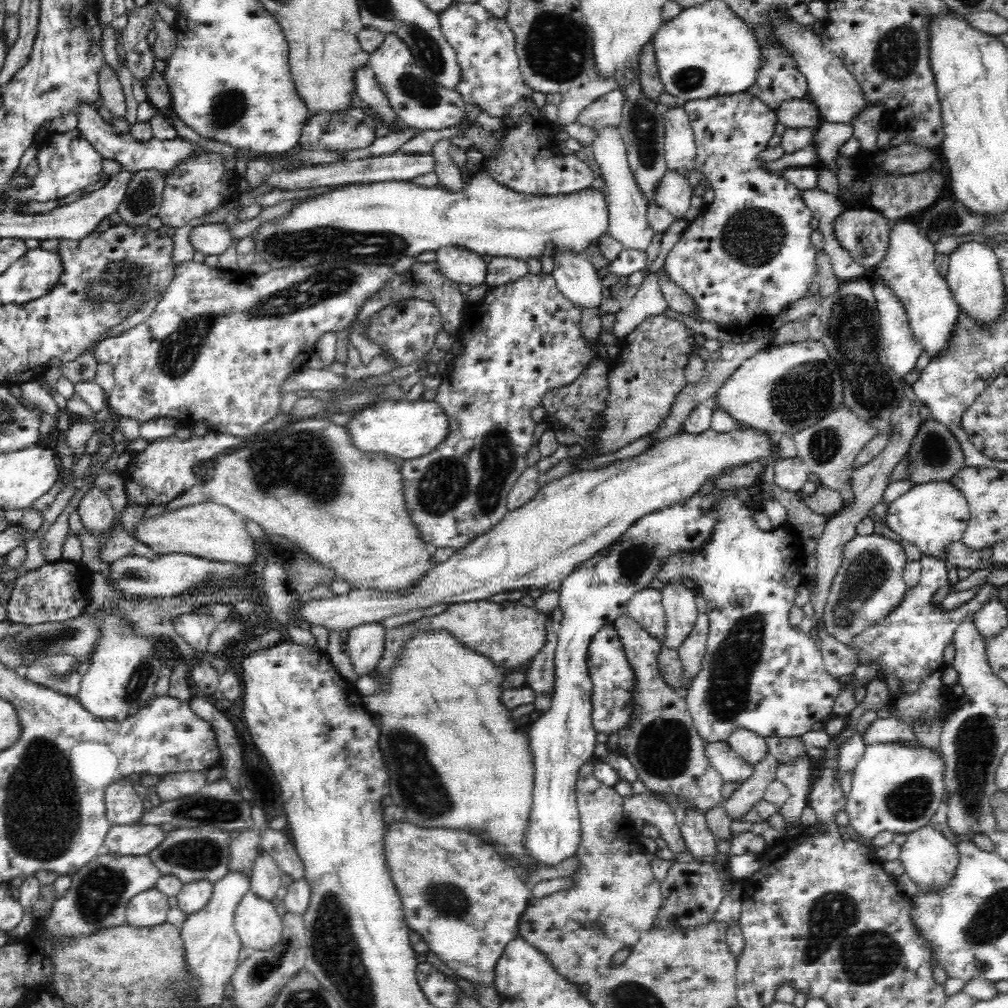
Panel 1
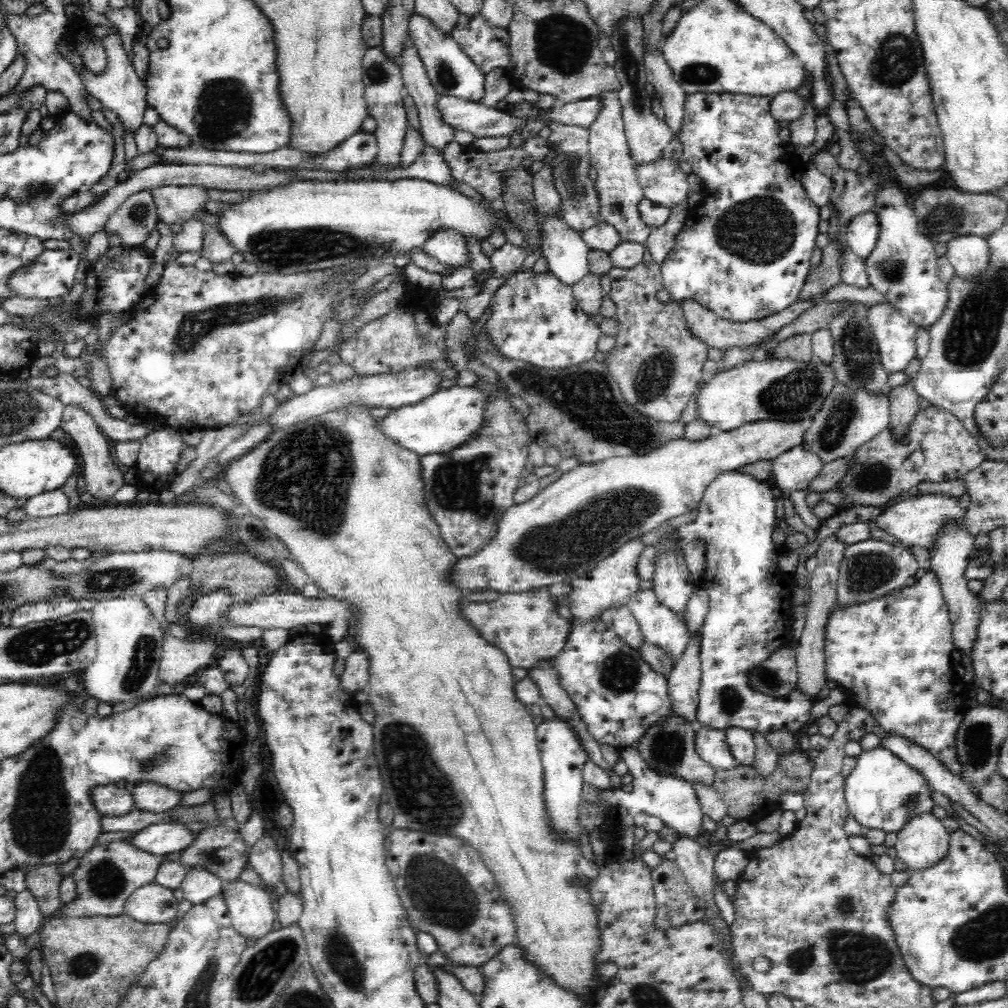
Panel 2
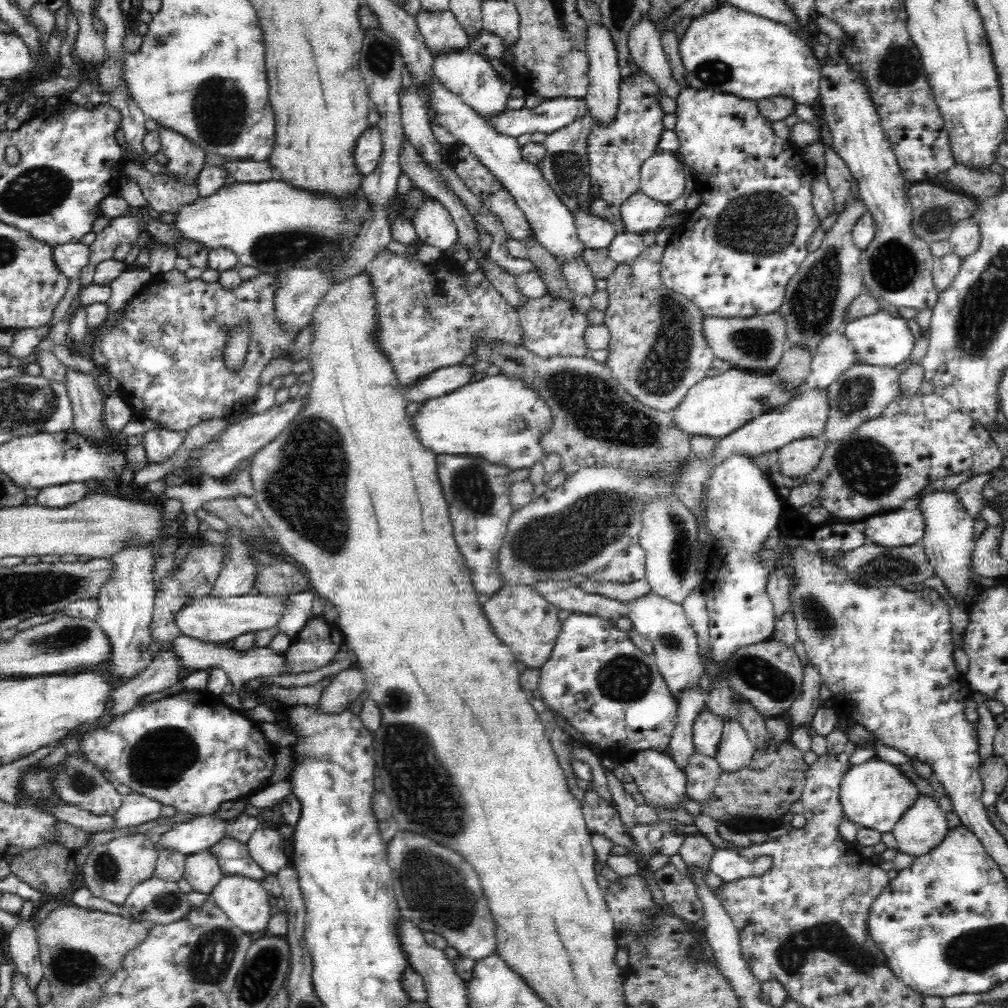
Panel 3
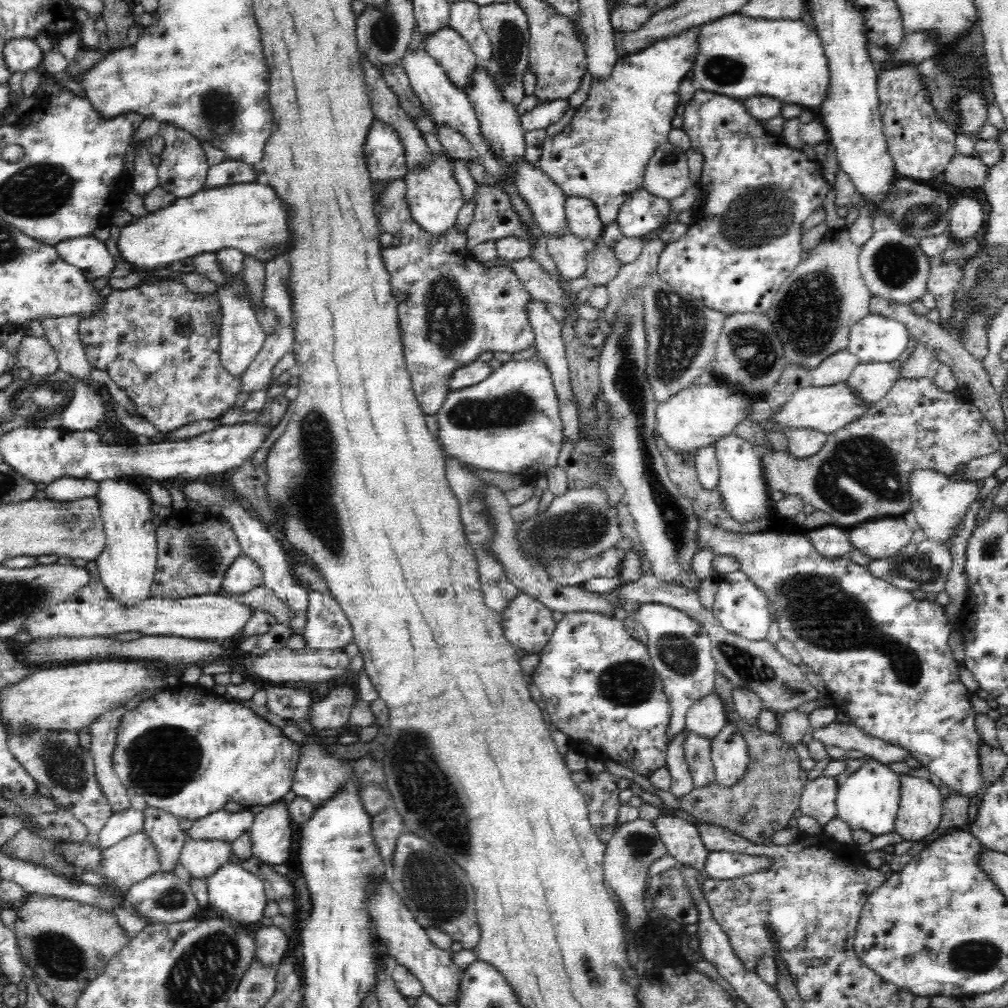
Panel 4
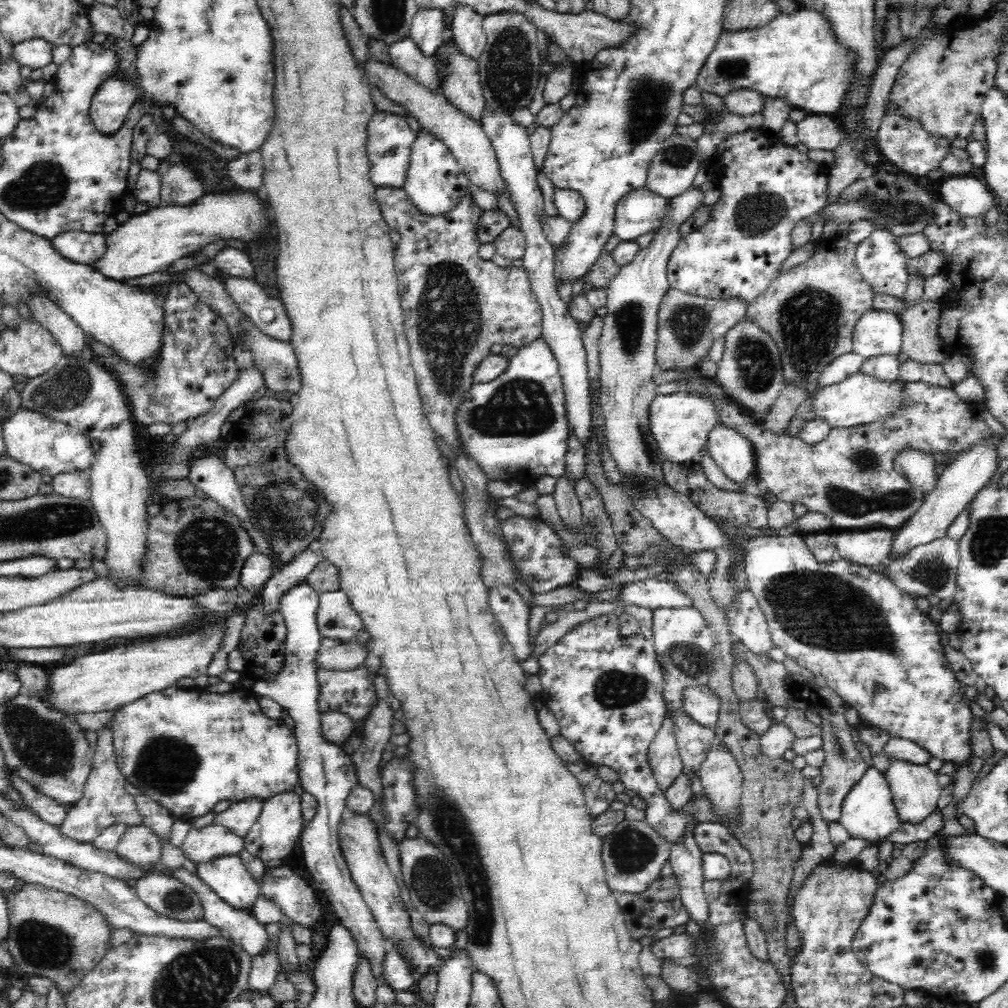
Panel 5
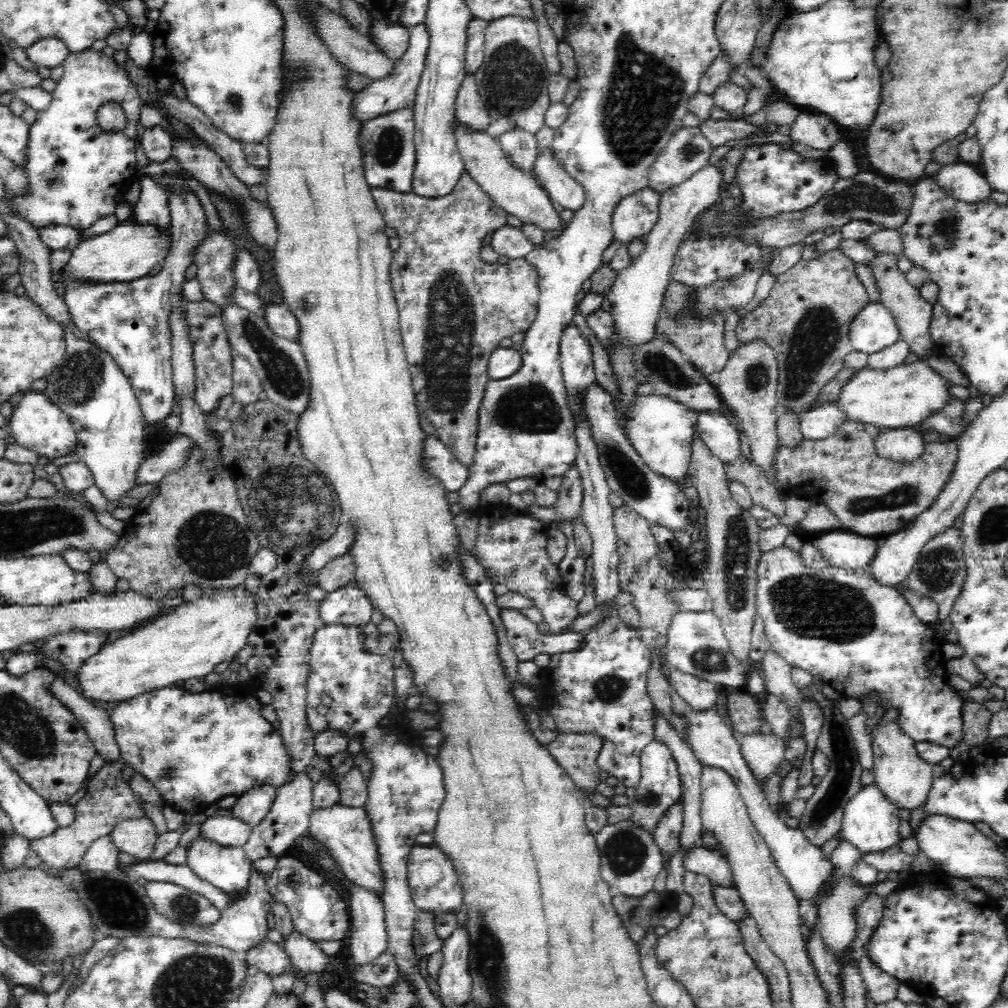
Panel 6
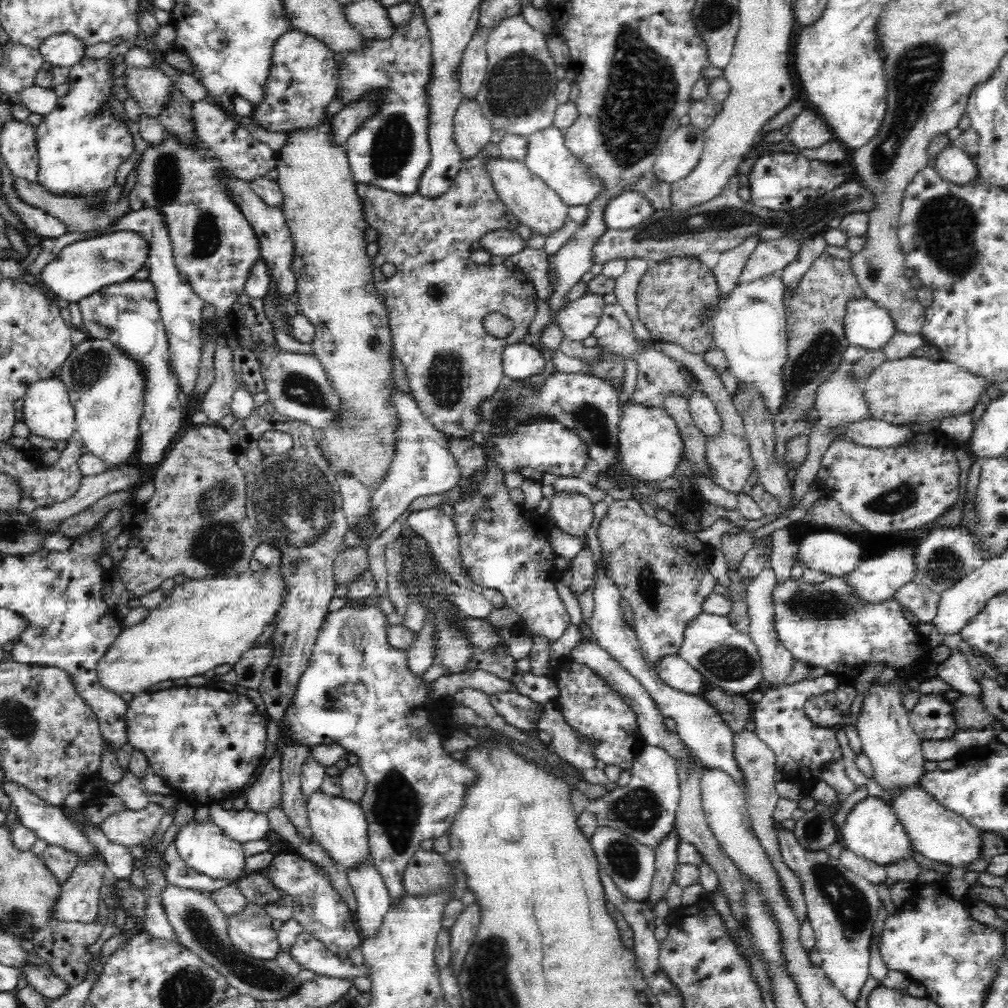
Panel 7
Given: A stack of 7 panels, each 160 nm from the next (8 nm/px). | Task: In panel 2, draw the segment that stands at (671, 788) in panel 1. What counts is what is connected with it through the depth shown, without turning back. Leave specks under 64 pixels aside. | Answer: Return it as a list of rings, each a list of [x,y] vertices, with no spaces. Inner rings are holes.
[[[627,606],[611,607],[610,610],[603,611],[601,620],[638,653],[642,644],[646,643],[638,621]],[[671,711],[666,720],[656,722],[645,731],[637,741],[637,752],[649,767],[662,775],[675,775],[693,785],[712,787],[716,772],[698,755],[696,736],[698,736],[697,723],[686,721]]]

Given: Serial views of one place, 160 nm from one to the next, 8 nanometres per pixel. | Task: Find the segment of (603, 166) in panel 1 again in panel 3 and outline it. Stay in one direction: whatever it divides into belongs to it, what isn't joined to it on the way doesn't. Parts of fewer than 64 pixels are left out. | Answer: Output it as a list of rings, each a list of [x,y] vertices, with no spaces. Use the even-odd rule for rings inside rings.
[[[602,20],[587,23],[586,52],[589,58],[589,85],[585,96],[593,122],[611,123],[618,114],[620,80],[622,72],[618,70],[617,47],[610,38],[609,30],[601,24]]]

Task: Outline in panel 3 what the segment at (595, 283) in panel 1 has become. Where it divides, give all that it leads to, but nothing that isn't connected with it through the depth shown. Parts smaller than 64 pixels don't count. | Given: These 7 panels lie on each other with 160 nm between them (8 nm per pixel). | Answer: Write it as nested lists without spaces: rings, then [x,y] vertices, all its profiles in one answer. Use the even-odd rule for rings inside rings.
[[[432,76],[429,80],[431,88],[431,106],[436,113],[437,122],[444,126],[456,140],[469,146],[475,157],[490,169],[490,172],[503,184],[503,187],[515,198],[519,210],[525,215],[531,226],[536,241],[562,264],[583,258],[586,247],[582,245],[576,229],[574,216],[552,191],[542,171],[536,165],[524,161],[520,157],[520,146],[516,138],[498,133],[492,129],[483,117],[470,108],[460,97],[442,87],[442,83]]]

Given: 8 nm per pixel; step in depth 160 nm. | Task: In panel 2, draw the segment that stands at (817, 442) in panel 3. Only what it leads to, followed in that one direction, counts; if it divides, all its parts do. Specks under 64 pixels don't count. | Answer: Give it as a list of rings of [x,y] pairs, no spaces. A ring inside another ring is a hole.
[[[802,445],[792,447],[790,450],[778,455],[773,461],[770,480],[776,480],[778,491],[792,492],[794,490],[808,490],[814,478],[821,471],[822,462],[818,456],[804,450]]]

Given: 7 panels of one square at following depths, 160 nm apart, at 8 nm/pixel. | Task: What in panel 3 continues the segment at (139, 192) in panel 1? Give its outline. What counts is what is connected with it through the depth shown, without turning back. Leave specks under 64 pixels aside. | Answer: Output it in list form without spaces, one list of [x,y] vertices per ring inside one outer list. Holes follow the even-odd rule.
[[[129,207],[129,212],[126,215],[112,218],[109,224],[106,225],[106,228],[97,234],[95,240],[89,245],[89,264],[82,268],[81,274],[79,275],[82,283],[82,289],[93,283],[97,266],[100,265],[100,262],[112,259],[113,252],[116,248],[118,248],[118,246],[121,246],[123,243],[133,244],[137,241],[144,228],[144,221],[146,217],[147,214],[144,211],[144,208]]]

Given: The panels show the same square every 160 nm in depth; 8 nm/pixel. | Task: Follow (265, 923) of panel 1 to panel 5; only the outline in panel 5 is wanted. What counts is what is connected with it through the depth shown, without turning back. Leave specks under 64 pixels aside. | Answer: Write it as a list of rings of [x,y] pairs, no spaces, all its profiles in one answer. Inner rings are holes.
[[[238,855],[198,863],[197,868],[197,877],[234,909],[250,912],[261,894],[259,881],[246,870]]]

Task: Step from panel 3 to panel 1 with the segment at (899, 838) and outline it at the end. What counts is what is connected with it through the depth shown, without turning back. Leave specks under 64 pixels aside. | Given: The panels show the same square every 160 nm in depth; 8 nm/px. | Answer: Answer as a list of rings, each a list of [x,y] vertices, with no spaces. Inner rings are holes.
[[[928,825],[908,834],[908,842],[902,844],[899,859],[917,890],[938,891],[939,888],[947,886],[958,868],[959,852],[956,843],[944,838],[940,832],[932,830]]]

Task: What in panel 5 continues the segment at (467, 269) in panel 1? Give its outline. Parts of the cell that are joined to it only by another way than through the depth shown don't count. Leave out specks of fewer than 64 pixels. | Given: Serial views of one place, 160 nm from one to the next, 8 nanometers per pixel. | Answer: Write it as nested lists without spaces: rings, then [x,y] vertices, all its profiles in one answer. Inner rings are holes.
[[[421,130],[411,148],[409,167],[404,180],[403,189],[414,207],[424,216],[446,216],[458,204],[461,198],[472,188],[469,178],[457,165],[454,155],[441,139],[429,131]]]

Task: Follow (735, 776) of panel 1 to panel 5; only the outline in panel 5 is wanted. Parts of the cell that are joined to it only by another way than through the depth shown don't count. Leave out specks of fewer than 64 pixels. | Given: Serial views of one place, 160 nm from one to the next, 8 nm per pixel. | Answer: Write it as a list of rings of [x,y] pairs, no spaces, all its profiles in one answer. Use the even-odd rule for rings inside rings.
[[[708,686],[688,688],[683,711],[702,727],[715,728],[720,714],[720,699]]]

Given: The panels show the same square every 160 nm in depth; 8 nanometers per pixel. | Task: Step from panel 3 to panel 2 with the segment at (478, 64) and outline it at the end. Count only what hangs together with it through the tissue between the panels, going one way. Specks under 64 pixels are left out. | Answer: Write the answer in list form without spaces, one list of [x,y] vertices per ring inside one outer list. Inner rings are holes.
[[[413,6],[413,12],[408,16],[406,27],[408,27],[408,38],[412,41],[414,49],[418,51],[424,71],[436,92],[478,103],[484,94],[484,75],[474,65],[473,59],[464,54],[461,46],[450,35],[443,33],[434,23],[428,21],[426,17],[416,13],[415,6]]]

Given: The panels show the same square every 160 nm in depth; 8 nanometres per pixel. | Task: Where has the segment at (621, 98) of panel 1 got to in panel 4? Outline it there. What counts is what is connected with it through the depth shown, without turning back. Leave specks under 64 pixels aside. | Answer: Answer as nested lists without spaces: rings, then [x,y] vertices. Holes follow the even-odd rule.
[[[569,99],[539,103],[531,111],[521,115],[522,130],[546,130],[550,124],[556,124],[571,106],[572,102]]]

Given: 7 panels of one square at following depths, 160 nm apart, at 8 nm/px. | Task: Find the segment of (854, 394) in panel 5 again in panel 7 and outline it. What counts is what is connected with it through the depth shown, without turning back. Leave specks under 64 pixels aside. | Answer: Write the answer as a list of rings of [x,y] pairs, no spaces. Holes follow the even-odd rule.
[[[925,356],[885,360],[868,374],[862,390],[872,411],[869,418],[904,426],[964,414],[966,410],[973,409],[988,386],[990,384],[984,382],[981,375],[973,375],[953,362],[932,361]]]

